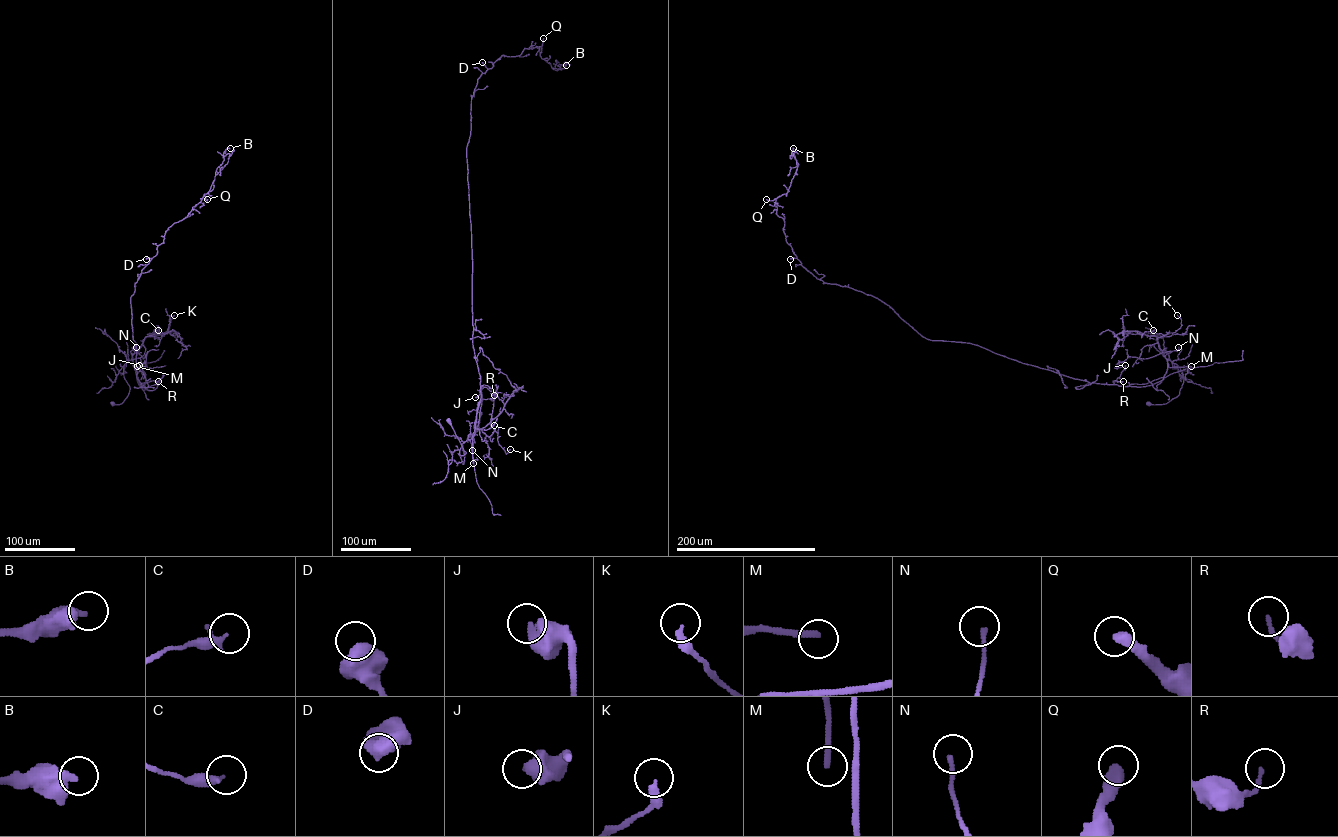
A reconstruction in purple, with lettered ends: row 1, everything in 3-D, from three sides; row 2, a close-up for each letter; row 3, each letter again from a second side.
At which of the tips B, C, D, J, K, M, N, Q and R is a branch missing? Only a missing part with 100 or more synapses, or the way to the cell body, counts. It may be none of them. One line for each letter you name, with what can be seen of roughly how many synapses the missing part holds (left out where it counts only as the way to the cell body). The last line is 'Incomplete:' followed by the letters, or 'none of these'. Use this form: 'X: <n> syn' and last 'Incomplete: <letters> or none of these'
M: 250 syn
Incomplete: M

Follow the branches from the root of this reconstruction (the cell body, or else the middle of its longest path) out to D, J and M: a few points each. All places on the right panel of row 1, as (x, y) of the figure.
D: (1149, 404), (1179, 394), (1170, 360), (1146, 384), (1072, 378), (927, 339), (877, 298), (790, 259)
J: (1149, 404), (1176, 397), (1182, 371), (1167, 359), (1163, 377), (1119, 386), (1114, 382), (1125, 365)
M: (1149, 404), (1165, 404), (1179, 394), (1182, 372), (1167, 359), (1169, 367), (1191, 366)

